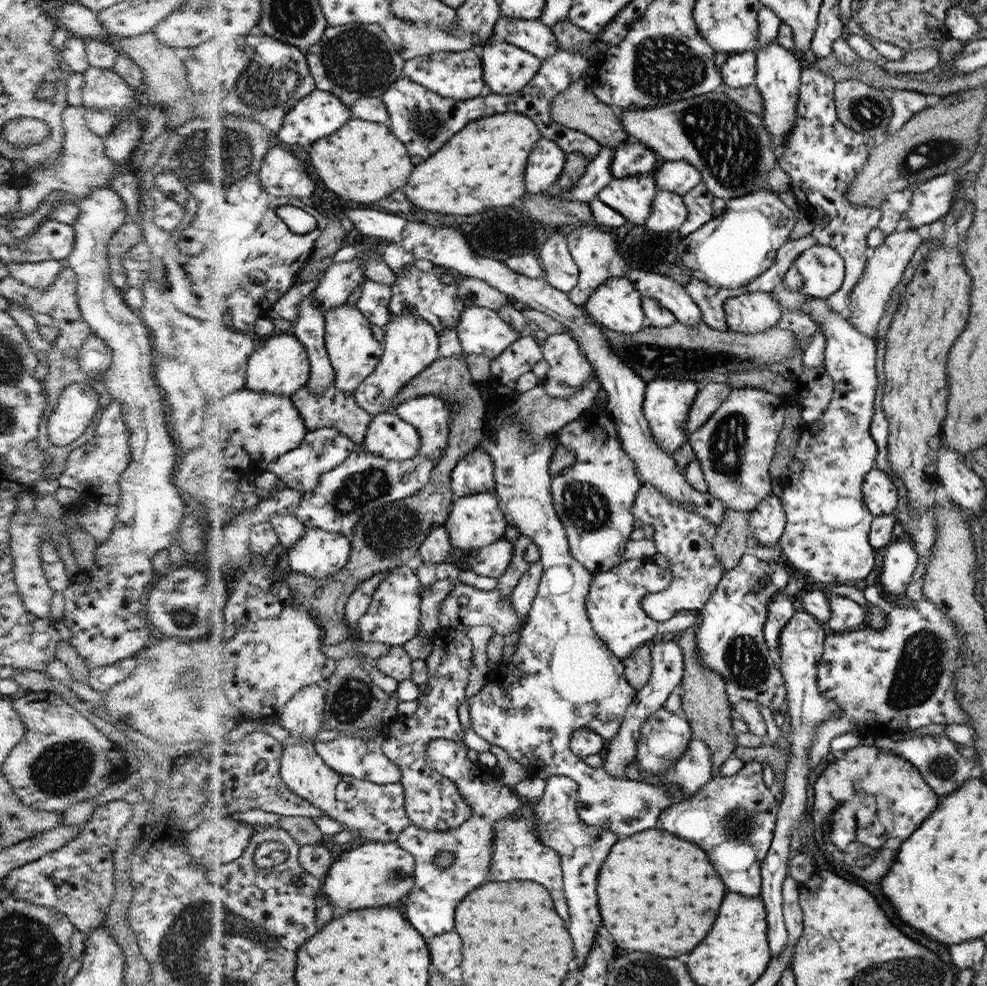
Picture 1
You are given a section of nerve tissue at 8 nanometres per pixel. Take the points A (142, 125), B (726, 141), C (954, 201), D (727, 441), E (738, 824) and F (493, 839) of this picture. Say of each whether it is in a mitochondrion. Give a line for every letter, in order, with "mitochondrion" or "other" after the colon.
A: other
B: mitochondrion
C: other
D: mitochondrion
E: mitochondrion
F: other

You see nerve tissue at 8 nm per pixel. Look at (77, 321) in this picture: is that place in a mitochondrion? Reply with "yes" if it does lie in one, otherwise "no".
no

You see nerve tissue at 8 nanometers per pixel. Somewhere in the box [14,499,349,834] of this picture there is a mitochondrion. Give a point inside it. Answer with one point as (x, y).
(61, 769)

